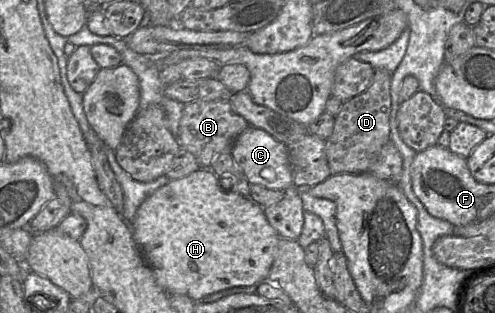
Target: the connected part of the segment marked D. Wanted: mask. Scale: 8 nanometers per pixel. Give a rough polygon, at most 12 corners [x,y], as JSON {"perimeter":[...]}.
{"perimeter":[[391,74],[344,102],[325,141],[331,175],[365,173],[391,141]]}

